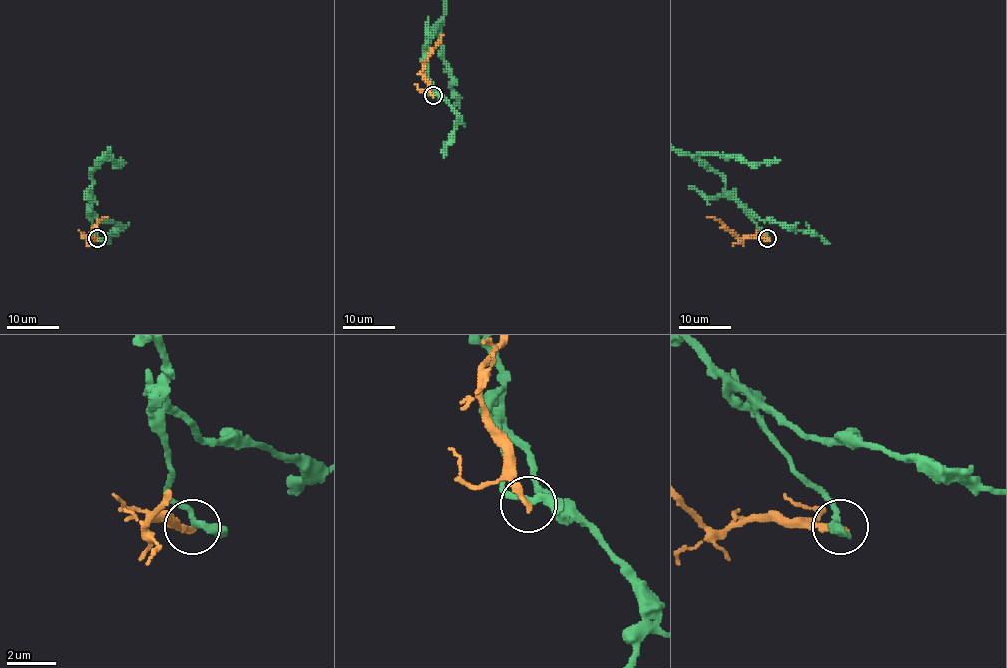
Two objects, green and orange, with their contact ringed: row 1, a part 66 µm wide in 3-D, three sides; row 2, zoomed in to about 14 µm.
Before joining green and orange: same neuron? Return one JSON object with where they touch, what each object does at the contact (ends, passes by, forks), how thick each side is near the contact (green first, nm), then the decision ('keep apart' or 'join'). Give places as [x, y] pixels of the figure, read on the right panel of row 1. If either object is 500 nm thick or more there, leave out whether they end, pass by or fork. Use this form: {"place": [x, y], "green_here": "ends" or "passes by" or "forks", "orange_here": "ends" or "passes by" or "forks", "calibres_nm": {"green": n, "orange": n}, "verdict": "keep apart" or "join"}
{"place": [767, 238], "green_here": "passes by", "orange_here": "ends", "calibres_nm": {"green": 280, "orange": 280}, "verdict": "keep apart"}

